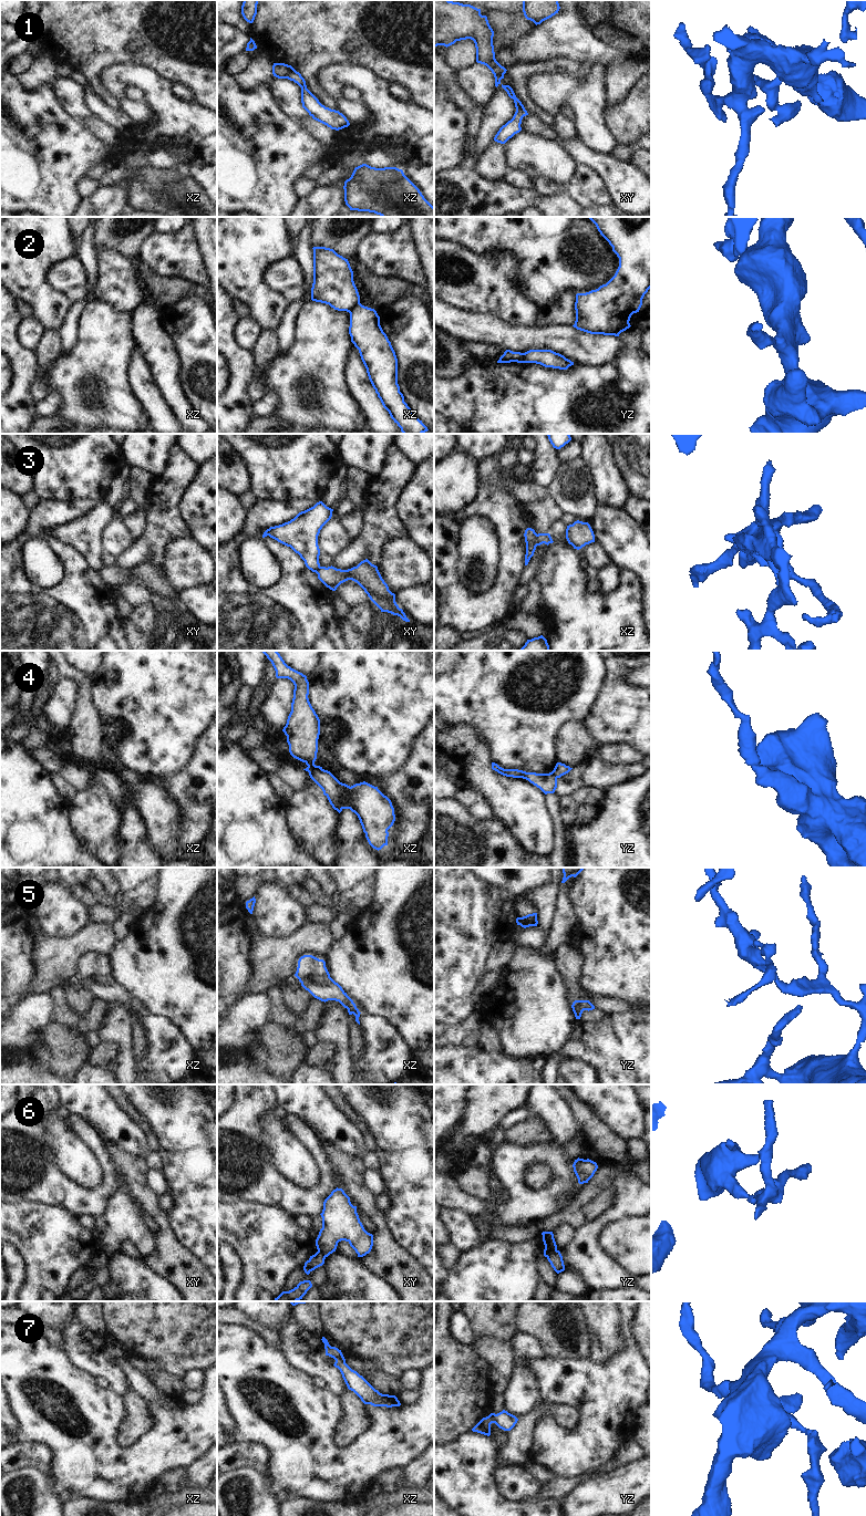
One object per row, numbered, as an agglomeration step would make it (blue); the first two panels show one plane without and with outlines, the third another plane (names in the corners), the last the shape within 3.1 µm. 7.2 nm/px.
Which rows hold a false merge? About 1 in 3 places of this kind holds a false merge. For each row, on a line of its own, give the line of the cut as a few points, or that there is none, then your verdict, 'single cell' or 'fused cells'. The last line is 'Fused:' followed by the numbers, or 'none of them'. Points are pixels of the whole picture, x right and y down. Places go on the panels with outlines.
1: cut in xy along (521, 103), (516, 110); fused cells
2: cut in xz along (359, 302), (348, 311); fused cells
3: cut in xz along (537, 535), (536, 544); fused cells
4: cut in xz along (321, 768), (309, 772); fused cells
5: no cut; single cell
6: cut in yz along (556, 1249), (546, 1256); fused cells
7: no cut; single cell
Fused: 1, 2, 3, 4, 6

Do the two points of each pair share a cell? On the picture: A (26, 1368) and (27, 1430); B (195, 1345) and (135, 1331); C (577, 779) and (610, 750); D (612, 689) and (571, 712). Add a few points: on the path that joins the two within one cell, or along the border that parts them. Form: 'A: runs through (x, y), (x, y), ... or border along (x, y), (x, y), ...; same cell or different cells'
A: runs through (17, 1383), (16, 1385), (27, 1404), (27, 1414); same cell
B: runs through (181, 1331), (150, 1331); same cell
C: border along (601, 757), (611, 764), (627, 764); different cells
D: border along (608, 673), (598, 699), (584, 719); different cells

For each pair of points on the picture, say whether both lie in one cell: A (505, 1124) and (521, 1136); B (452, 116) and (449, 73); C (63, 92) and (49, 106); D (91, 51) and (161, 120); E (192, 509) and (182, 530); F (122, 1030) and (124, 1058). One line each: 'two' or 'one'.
A: two
B: two
C: two
D: two
E: two
F: one

